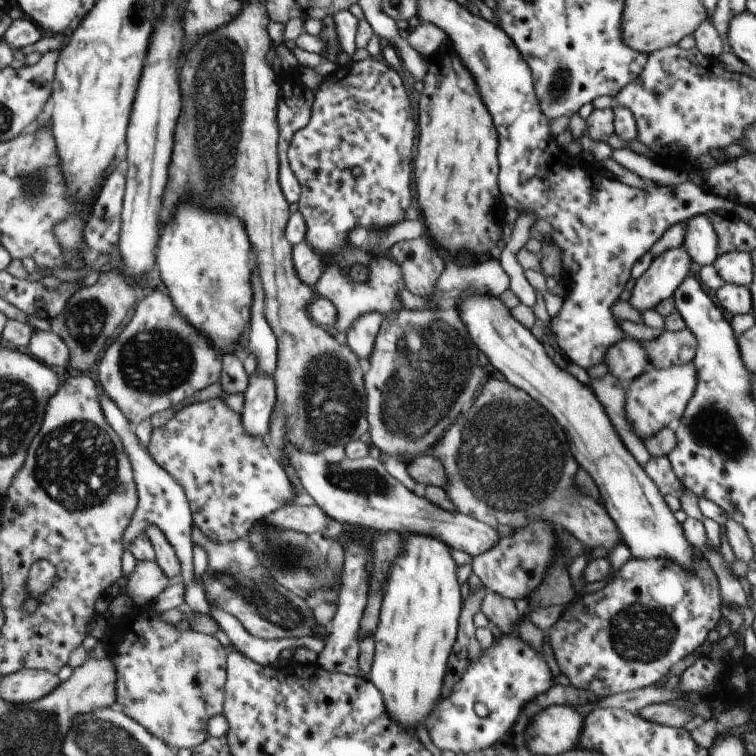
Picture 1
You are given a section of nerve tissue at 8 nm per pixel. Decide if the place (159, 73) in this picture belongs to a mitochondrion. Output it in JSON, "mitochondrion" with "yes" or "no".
{"mitochondrion":"no"}

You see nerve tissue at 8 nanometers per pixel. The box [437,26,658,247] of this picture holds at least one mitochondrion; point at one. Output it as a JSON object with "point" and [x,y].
{"point":[558,86]}

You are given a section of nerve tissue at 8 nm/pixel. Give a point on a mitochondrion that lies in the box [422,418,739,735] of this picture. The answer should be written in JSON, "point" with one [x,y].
{"point":[640,634]}

